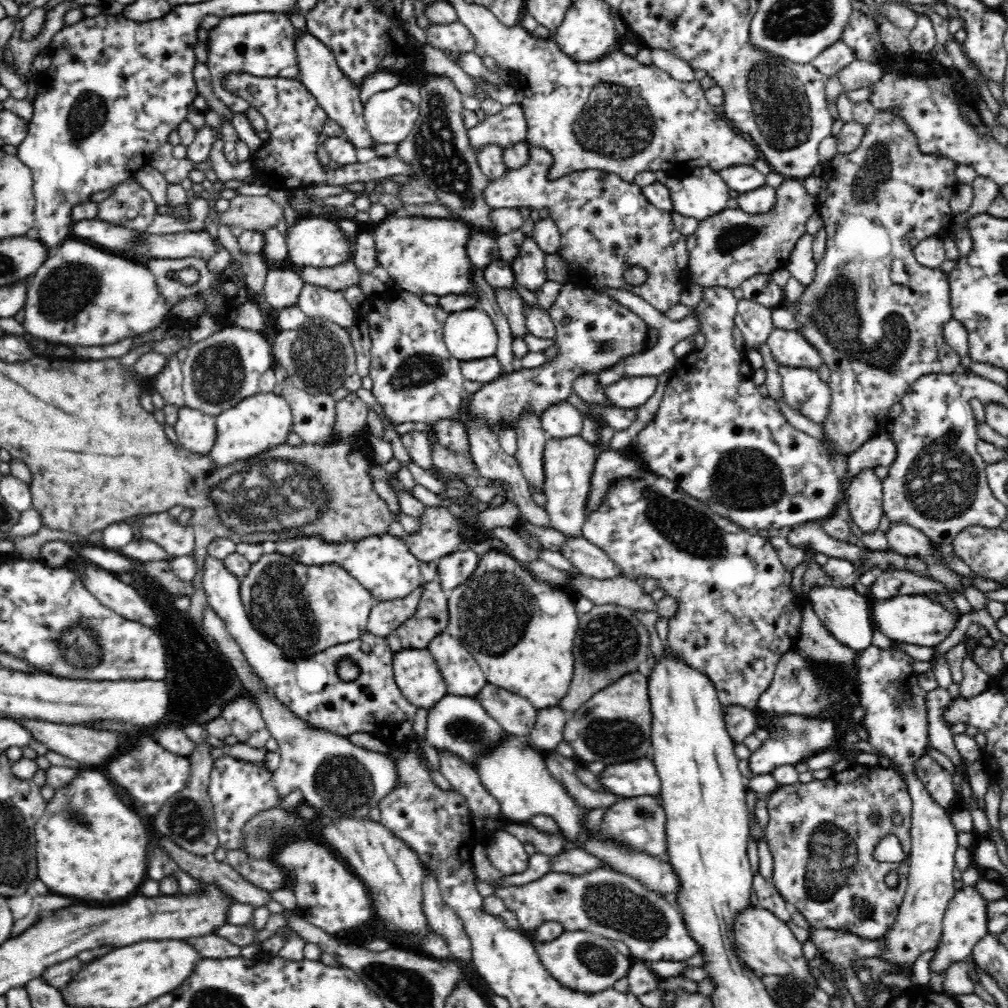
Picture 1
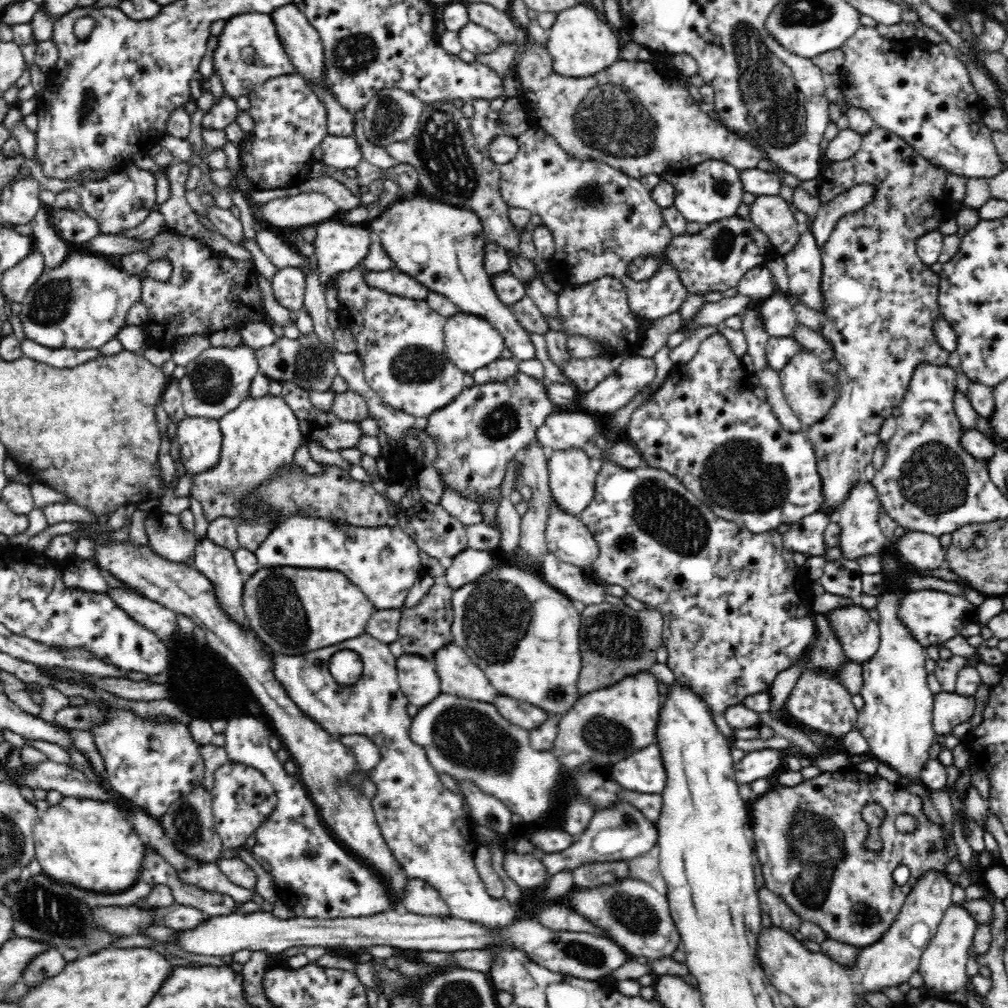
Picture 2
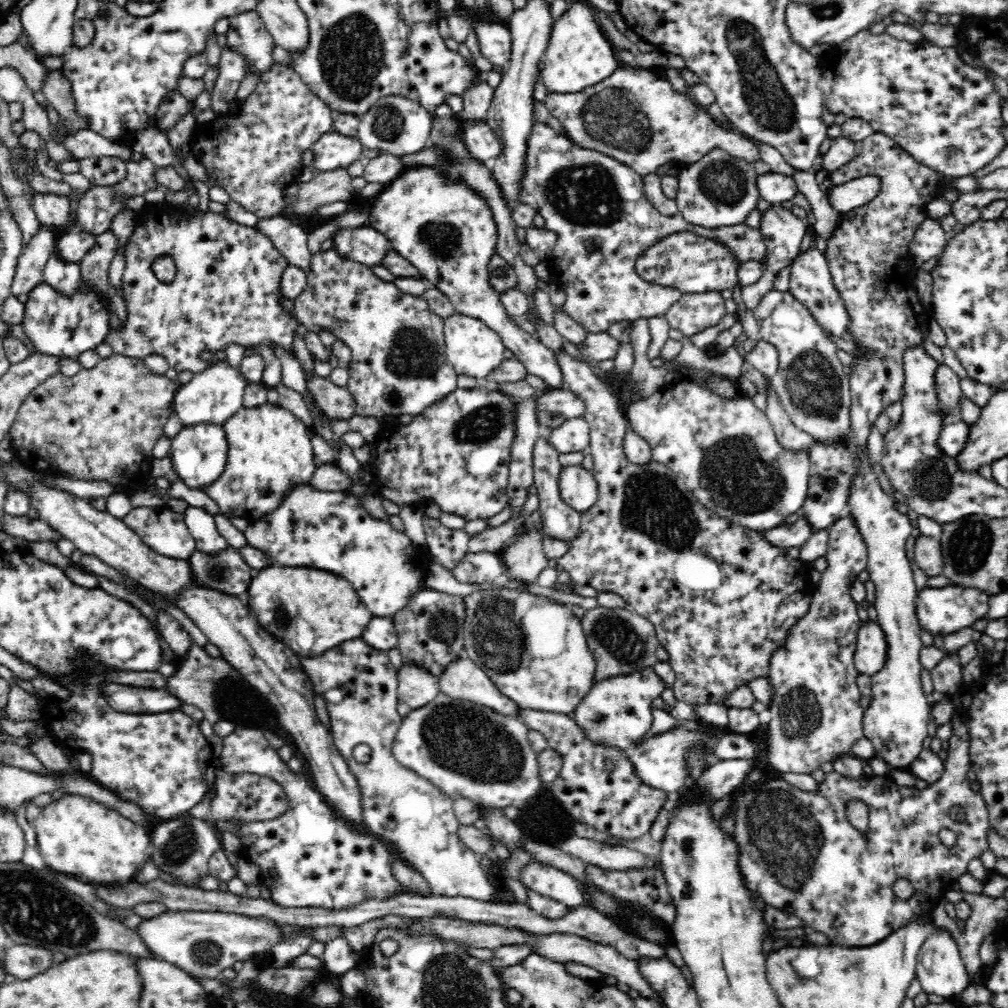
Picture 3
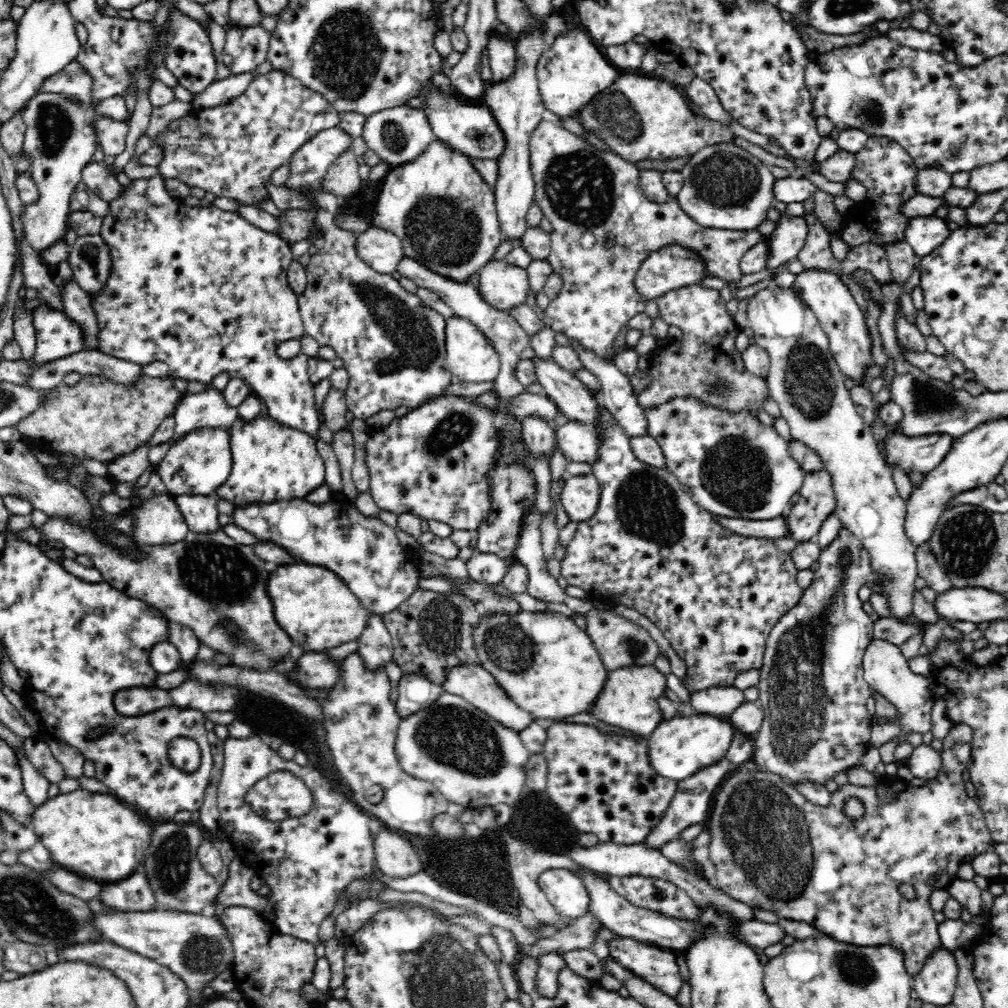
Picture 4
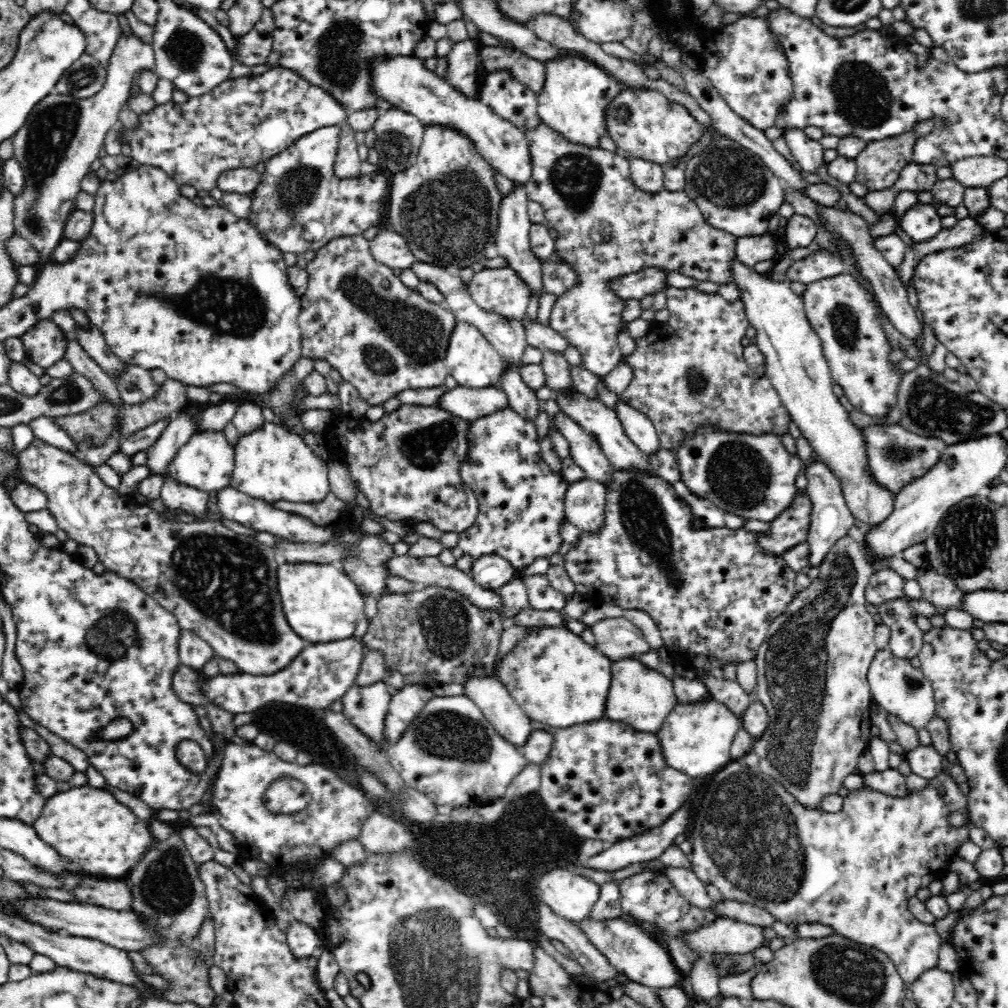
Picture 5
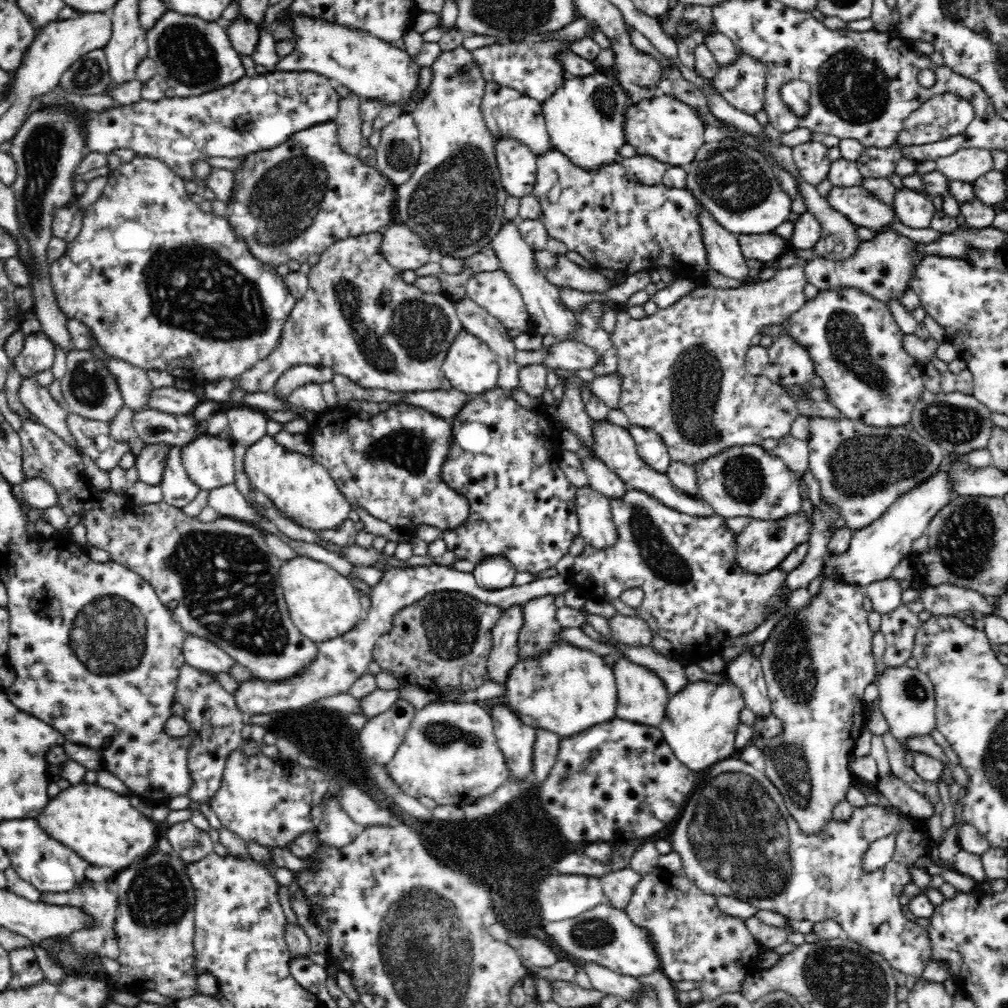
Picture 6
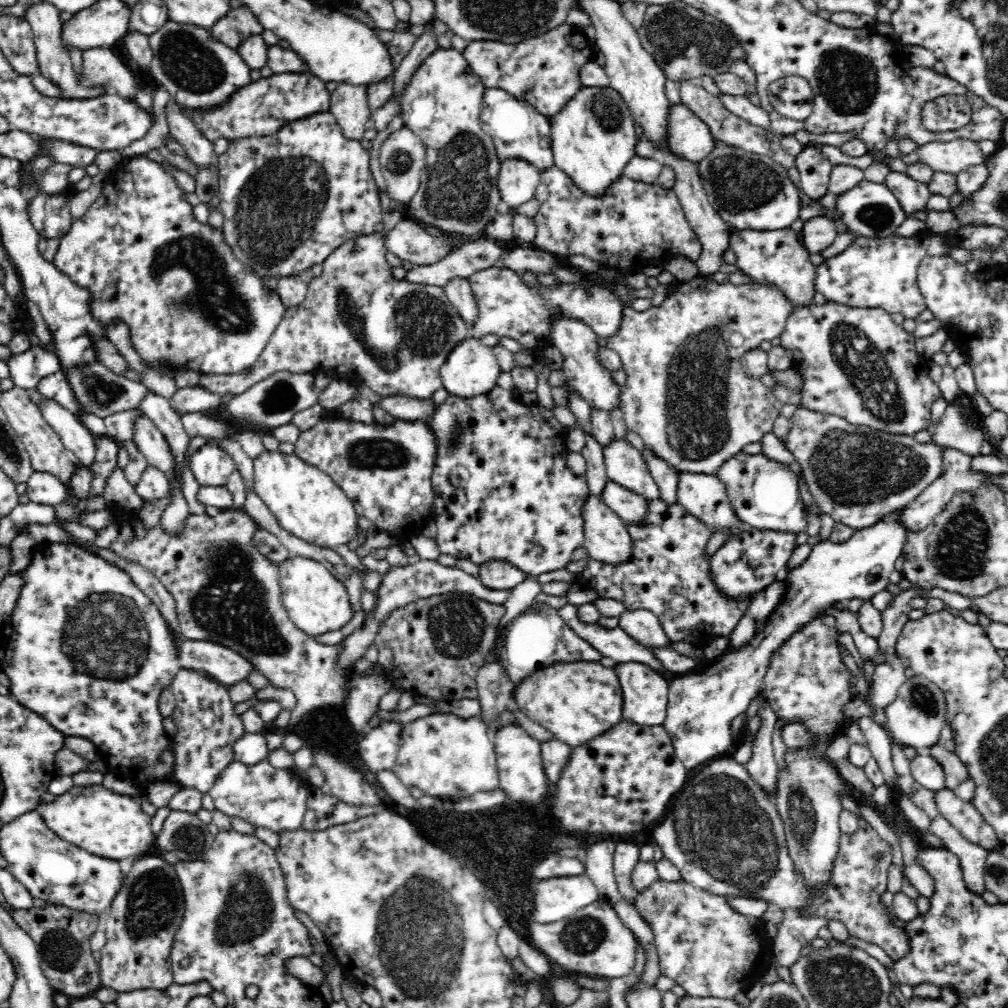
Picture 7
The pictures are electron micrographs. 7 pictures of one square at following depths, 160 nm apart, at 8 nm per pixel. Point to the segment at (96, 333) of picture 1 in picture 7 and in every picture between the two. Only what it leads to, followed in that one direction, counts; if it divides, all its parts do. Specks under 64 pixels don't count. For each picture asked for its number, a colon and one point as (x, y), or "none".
2: (83, 302)
3: (57, 324)
4: (57, 335)
5: (45, 343)
6: (38, 354)
7: (26, 369)

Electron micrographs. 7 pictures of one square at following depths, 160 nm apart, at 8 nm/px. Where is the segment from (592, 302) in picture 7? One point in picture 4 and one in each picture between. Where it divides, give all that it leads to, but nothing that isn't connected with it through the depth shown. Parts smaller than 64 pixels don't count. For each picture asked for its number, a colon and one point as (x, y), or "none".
4: (503, 286)
5: (498, 290)
6: (494, 291)

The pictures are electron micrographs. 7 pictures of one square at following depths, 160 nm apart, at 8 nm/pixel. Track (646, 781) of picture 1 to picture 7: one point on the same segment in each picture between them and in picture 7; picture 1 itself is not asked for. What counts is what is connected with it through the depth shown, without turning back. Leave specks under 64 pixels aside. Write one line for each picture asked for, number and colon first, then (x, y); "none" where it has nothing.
2: (643, 772)
3: (658, 761)
4: (679, 747)
5: (696, 738)
6: (700, 723)
7: (702, 705)

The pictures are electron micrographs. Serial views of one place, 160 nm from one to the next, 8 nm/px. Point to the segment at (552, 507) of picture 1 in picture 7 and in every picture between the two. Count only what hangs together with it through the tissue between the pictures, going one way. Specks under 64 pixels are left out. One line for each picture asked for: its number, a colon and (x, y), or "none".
2: (571, 479)
3: (579, 489)
4: (580, 496)
5: (584, 502)
6: (596, 526)
7: (606, 538)

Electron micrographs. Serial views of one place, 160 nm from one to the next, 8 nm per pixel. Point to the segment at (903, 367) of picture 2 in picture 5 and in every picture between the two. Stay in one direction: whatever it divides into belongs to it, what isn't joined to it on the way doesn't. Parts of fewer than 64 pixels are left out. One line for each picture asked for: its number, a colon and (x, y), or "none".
3: (868, 254)
4: (888, 172)
5: (879, 165)

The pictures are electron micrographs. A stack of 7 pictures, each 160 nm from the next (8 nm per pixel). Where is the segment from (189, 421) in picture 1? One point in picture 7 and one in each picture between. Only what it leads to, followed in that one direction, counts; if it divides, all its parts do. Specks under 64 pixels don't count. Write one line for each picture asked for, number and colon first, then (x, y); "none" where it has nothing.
2: (200, 439)
3: (199, 452)
4: (199, 462)
5: (207, 461)
6: (209, 462)
7: (211, 465)

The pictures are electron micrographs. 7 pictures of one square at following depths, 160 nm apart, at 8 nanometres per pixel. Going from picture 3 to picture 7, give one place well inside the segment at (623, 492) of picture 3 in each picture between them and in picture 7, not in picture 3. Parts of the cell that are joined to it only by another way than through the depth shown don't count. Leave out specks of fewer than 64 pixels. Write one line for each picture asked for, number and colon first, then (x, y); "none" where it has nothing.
4: (715, 595)
5: (712, 592)
6: (696, 595)
7: (668, 572)

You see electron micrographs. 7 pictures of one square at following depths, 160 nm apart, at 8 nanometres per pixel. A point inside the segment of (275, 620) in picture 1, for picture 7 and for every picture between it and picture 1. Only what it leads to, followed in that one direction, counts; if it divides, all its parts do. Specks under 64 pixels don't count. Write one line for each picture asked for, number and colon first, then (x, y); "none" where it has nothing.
2: (335, 609)
3: (310, 611)
4: (316, 608)
5: (321, 604)
6: (322, 603)
7: (317, 602)

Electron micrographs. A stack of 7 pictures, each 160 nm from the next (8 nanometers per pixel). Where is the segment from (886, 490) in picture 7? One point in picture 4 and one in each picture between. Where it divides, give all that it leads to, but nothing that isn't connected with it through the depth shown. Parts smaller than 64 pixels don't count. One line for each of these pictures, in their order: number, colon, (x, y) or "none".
4: (923, 454)
5: (896, 457)
6: (863, 470)

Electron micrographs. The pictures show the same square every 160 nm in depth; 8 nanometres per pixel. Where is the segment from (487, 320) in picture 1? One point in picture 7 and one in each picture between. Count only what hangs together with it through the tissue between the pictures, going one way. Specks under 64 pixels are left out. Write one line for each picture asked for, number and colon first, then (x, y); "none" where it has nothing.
2: (471, 341)
3: (472, 348)
4: (470, 355)
5: (470, 358)
6: (471, 366)
7: (471, 369)

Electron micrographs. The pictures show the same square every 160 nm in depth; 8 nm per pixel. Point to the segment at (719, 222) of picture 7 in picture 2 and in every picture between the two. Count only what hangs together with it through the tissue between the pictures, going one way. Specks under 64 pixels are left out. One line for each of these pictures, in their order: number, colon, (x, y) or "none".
2: (897, 717)
3: (811, 383)
4: (804, 379)
5: (795, 363)
6: (724, 253)

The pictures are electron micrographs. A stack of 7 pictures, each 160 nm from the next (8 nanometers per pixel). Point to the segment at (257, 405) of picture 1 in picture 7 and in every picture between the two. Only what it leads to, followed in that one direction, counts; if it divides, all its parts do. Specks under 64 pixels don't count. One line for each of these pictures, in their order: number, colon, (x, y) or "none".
2: (261, 435)
3: (270, 451)
4: (271, 462)
5: (273, 463)
6: (296, 484)
7: (304, 500)

